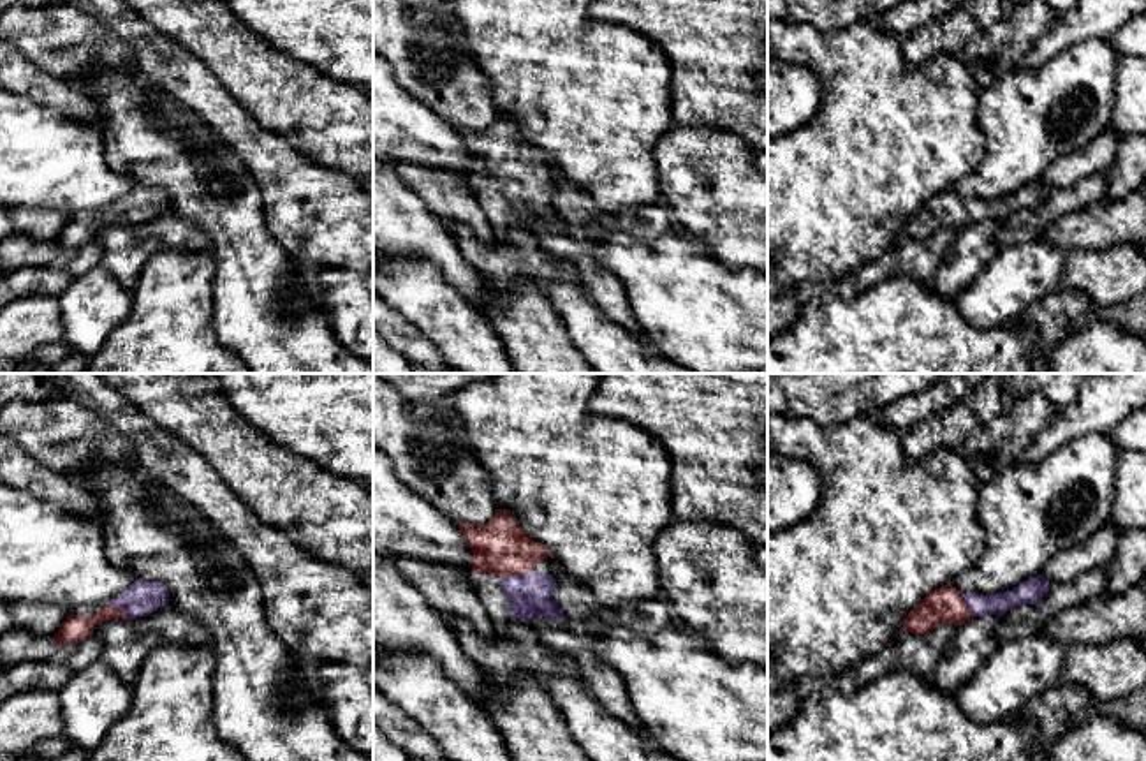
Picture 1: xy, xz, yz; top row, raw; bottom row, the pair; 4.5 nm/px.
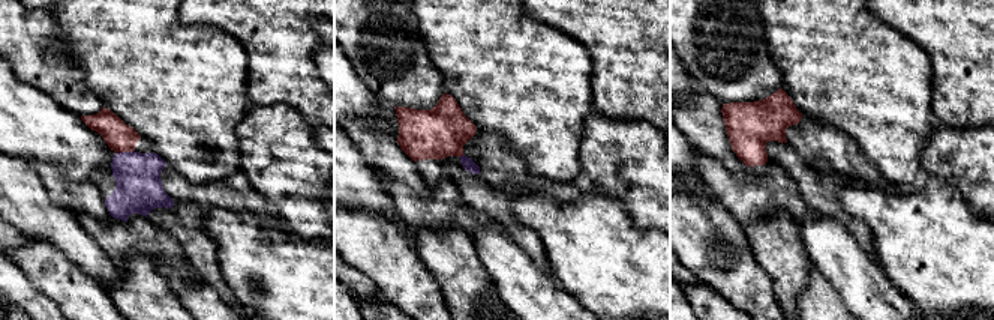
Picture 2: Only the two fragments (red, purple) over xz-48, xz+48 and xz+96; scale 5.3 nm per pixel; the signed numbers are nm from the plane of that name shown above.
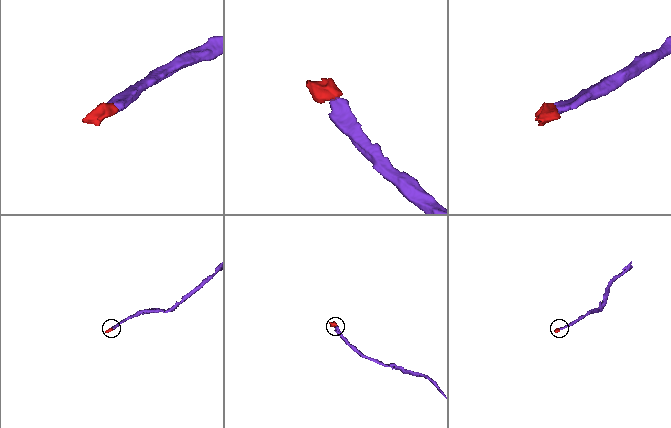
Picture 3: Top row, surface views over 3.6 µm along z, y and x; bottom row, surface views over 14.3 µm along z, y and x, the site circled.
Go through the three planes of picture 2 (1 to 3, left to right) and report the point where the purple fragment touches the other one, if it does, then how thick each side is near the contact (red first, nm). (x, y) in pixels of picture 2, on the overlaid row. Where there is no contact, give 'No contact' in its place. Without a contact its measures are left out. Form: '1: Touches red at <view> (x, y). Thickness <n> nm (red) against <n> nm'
1: Touches red at xz-48 (125, 150). Thickness 160 nm (red) against 260 nm
2: Touches red at xz+48 (461, 155). Thickness 280 nm (red) against 70 nm
3: No contact

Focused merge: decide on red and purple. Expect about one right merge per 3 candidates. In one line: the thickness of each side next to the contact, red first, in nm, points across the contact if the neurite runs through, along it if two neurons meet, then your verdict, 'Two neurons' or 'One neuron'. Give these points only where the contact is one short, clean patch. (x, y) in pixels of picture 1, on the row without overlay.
Thickness 260 nm (red) against 200 nm. Path across: xz (500, 152), (514, 166), (516, 178), (520, 189), (530, 199). One neuron

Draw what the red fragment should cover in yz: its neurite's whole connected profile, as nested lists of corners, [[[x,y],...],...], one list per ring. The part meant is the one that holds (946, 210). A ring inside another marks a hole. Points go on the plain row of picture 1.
[[[1039,180],[1025,185],[1007,197],[984,201],[979,197],[959,199],[951,188],[931,196],[919,211],[903,225],[903,236],[926,240],[937,231],[961,231],[970,222],[1003,220],[1021,210],[1039,210],[1049,197],[1049,187]]]

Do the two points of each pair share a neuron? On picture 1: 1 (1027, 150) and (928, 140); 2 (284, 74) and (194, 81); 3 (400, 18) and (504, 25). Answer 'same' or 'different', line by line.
1: different
2: different
3: different

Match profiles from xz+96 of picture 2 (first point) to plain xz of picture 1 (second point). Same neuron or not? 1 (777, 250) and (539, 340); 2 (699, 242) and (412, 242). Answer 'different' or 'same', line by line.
1: same
2: different

